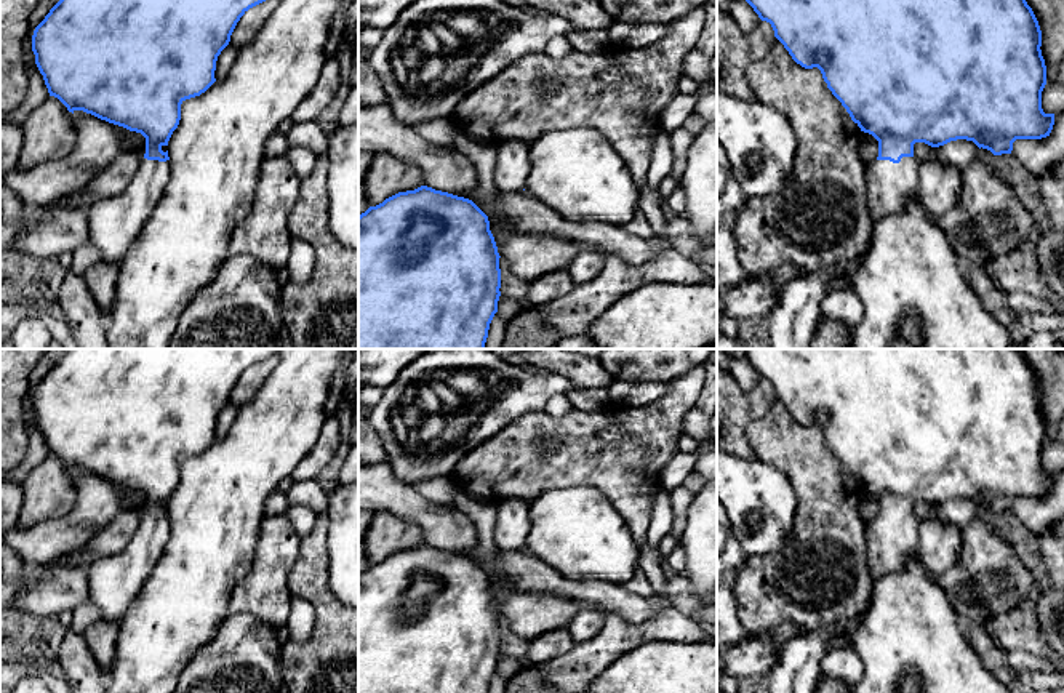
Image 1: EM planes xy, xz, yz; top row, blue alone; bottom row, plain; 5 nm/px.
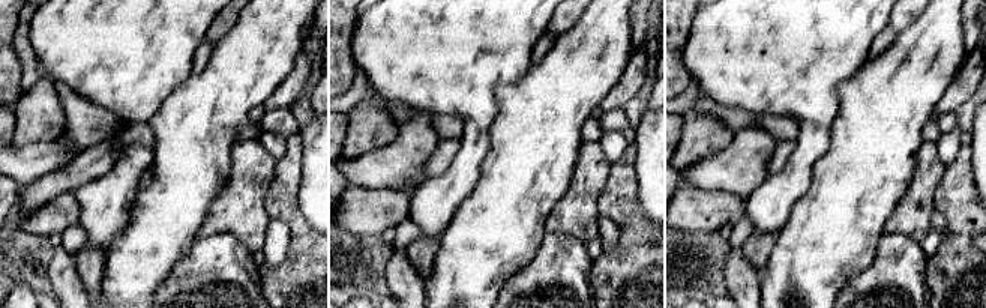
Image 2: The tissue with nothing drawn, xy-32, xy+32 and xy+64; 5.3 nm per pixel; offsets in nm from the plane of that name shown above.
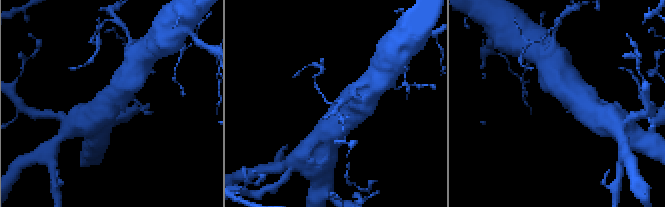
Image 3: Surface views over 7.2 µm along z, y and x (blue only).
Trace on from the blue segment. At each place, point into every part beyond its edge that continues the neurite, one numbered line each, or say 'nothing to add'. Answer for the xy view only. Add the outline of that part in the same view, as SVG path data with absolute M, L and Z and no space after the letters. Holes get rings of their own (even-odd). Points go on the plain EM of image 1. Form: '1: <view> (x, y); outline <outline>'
1: xy (116, 581); outline M142 517L130 543L115 555L102 557L86 568L90 579L90 602L93 602L102 619L120 624L122 618L136 602L144 583L154 571L163 554L171 531L171 522Z

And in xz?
nothing to add

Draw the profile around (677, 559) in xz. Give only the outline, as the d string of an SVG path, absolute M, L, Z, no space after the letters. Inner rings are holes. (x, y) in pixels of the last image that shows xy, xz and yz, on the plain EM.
M677 544L666 557L664 560L669 563L670 568L674 568L677 573L685 571L686 565L686 554L683 546Z

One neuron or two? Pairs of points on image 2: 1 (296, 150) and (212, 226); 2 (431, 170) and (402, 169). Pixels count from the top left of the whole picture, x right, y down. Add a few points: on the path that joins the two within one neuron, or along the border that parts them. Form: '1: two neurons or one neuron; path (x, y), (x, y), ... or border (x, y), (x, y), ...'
1: two neurons; border (276, 161), (273, 181), (263, 202)
2: two neurons; border (440, 138), (425, 163), (425, 178)

